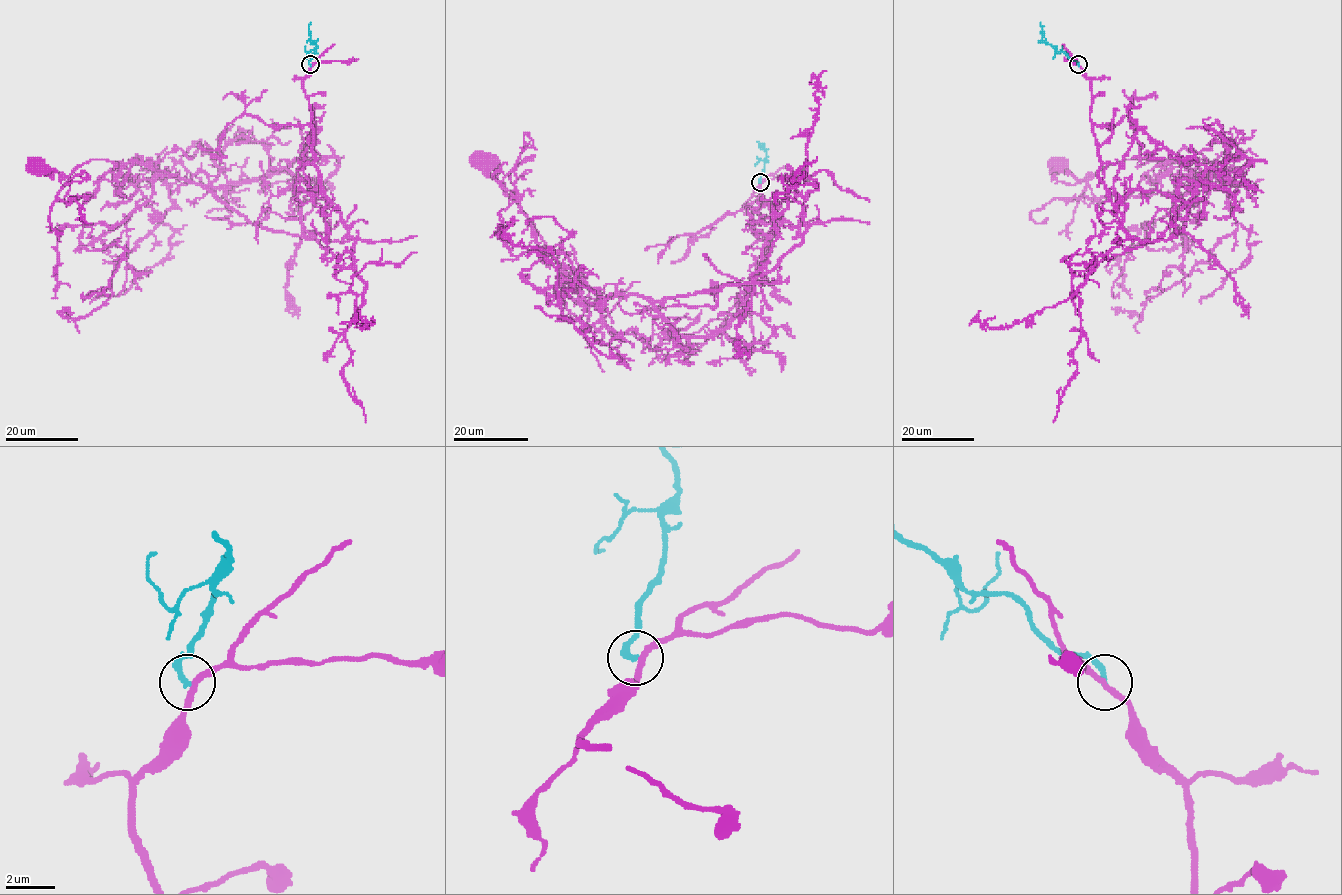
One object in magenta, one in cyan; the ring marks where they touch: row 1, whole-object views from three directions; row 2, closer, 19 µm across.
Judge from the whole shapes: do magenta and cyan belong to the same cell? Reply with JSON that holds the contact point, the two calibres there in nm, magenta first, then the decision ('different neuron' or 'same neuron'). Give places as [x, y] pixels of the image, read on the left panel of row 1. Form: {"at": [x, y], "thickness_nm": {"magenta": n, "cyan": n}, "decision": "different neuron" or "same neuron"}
{"at": [310, 64], "thickness_nm": {"magenta": 220, "cyan": 220}, "decision": "different neuron"}

